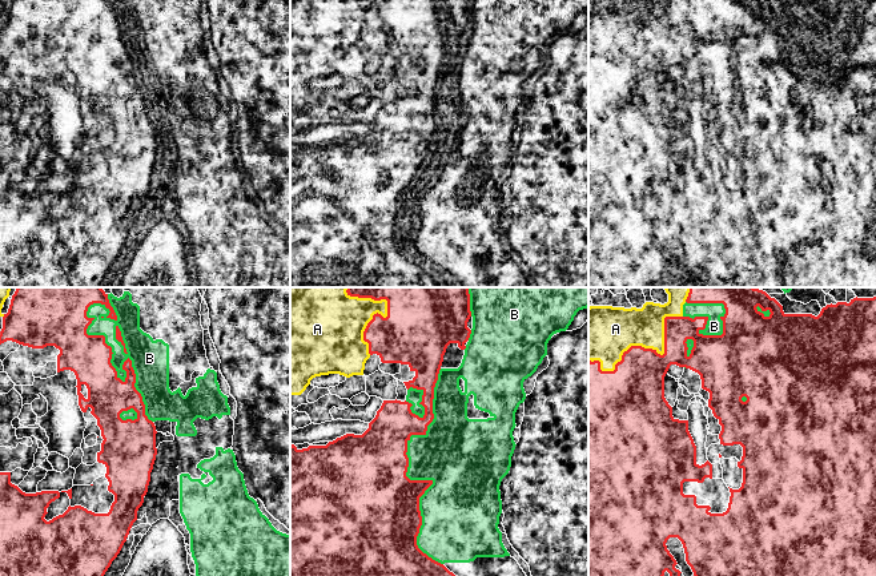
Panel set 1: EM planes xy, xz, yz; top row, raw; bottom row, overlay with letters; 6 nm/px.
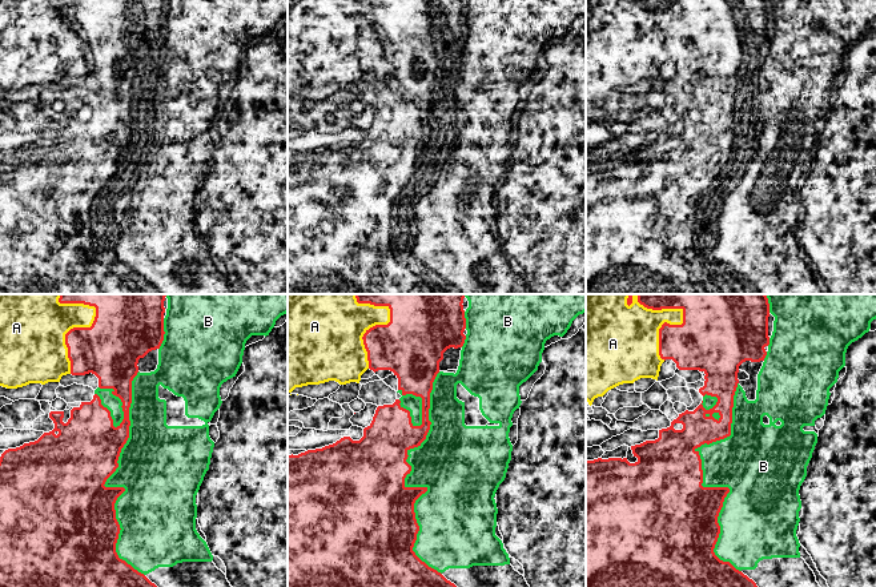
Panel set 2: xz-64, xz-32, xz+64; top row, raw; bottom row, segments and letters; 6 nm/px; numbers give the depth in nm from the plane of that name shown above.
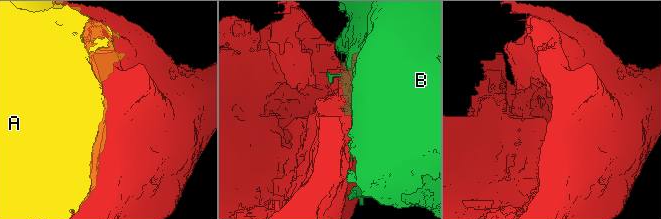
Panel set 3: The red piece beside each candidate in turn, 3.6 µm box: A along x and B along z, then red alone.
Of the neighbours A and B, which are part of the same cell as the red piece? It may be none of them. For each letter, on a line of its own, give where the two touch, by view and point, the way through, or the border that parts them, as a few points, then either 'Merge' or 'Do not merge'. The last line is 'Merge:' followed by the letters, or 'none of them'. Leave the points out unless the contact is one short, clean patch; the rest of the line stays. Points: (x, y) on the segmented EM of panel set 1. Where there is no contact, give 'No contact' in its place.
A: Touches red at yz (646, 349). Merge
B: Touches red at xy (111, 351). Do not merge
Merge: A

